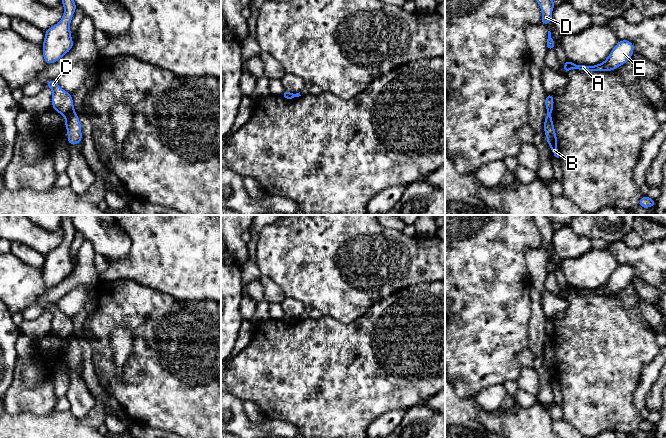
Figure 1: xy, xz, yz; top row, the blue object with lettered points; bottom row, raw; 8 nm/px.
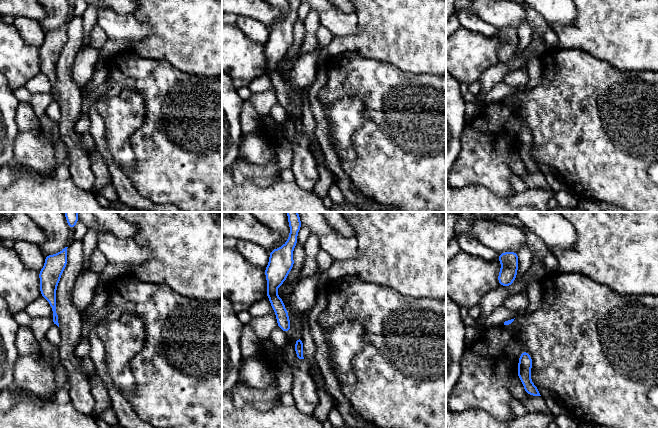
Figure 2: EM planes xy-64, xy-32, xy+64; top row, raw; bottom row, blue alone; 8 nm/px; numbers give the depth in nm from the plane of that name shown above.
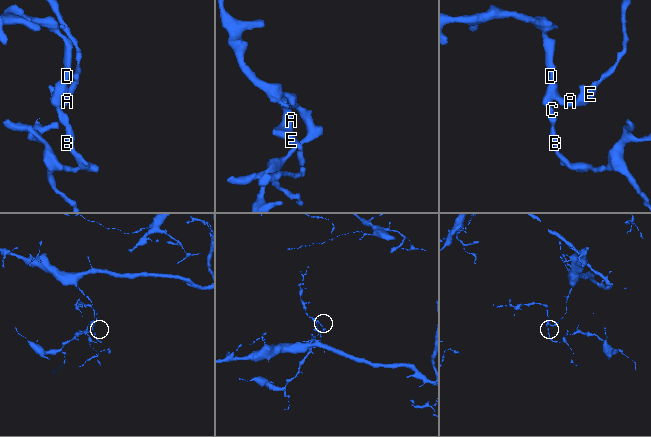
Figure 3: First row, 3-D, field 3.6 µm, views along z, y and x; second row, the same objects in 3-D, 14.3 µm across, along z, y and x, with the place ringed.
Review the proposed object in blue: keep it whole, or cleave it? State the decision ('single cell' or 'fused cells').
fused cells

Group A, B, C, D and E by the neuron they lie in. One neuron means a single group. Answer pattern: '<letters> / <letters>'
A C D E / B

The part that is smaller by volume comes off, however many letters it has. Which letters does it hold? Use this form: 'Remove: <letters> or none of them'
Remove: B

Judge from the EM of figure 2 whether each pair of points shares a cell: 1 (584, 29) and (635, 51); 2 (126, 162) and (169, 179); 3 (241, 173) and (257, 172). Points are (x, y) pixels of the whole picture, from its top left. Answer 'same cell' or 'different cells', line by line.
1: same cell
2: different cells
3: same cell

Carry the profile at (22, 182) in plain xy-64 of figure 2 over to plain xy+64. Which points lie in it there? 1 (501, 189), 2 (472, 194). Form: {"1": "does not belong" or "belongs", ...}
{"1": "does not belong", "2": "belongs"}

